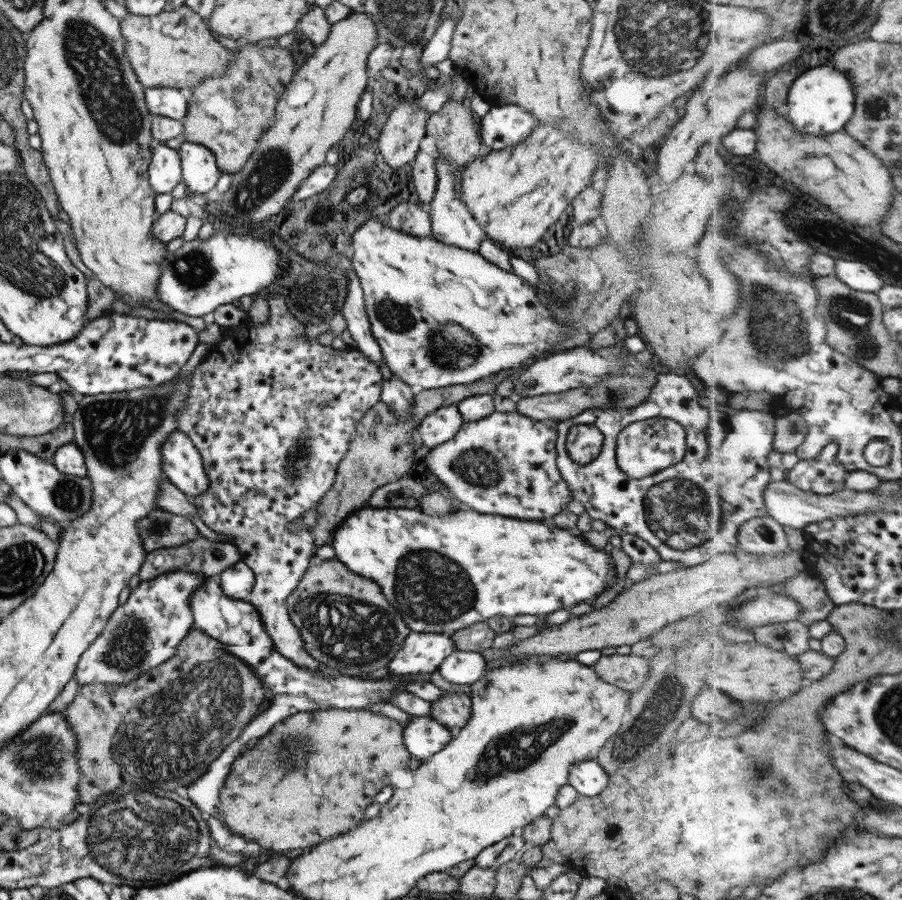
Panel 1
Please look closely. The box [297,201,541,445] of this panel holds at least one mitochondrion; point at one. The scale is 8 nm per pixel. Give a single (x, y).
(452, 346)

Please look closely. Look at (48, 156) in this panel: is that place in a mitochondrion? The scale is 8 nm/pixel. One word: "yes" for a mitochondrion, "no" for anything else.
no

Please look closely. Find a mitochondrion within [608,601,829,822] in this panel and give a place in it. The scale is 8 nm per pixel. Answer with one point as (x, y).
(758, 777)

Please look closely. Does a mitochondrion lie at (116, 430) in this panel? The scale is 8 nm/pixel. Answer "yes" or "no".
yes

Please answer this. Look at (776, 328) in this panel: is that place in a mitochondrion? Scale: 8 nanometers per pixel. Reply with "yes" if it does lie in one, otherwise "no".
yes

